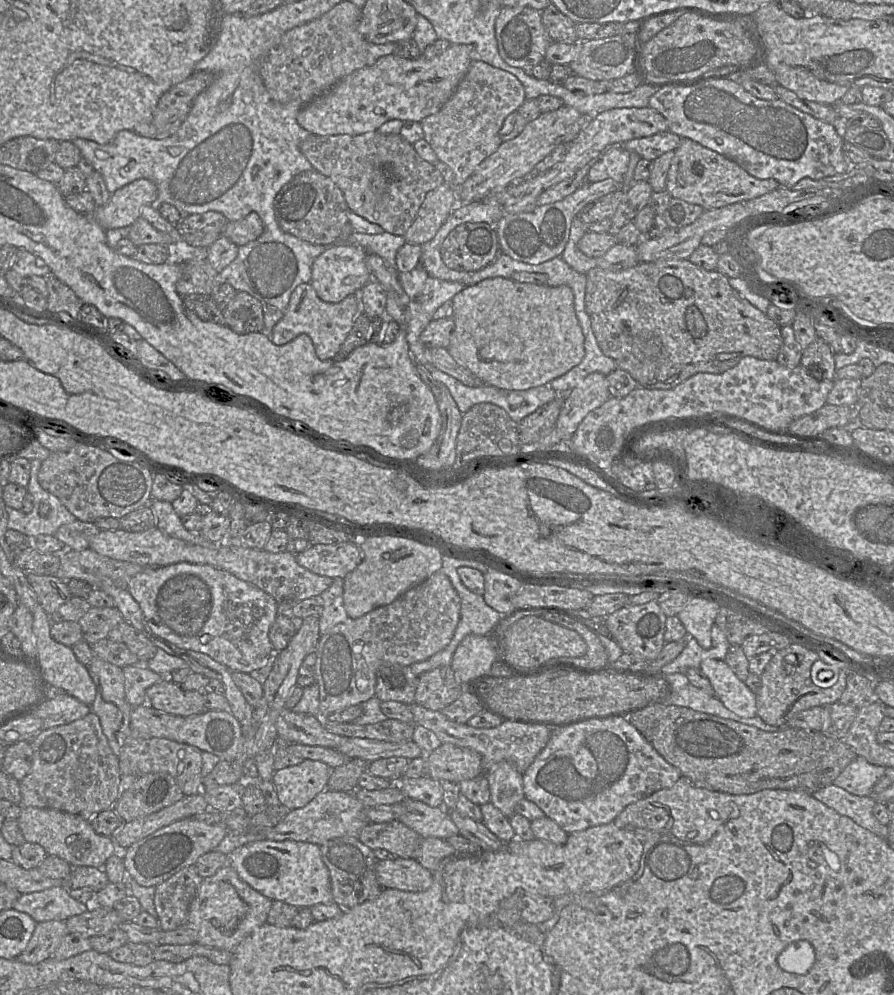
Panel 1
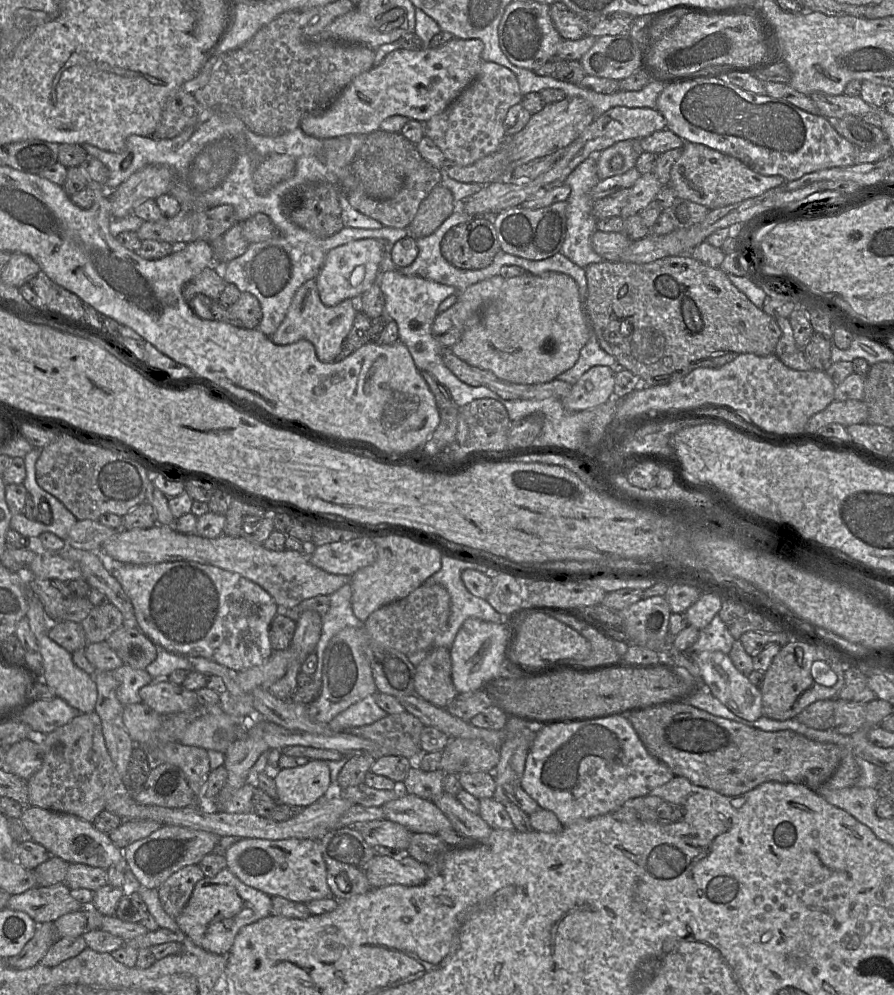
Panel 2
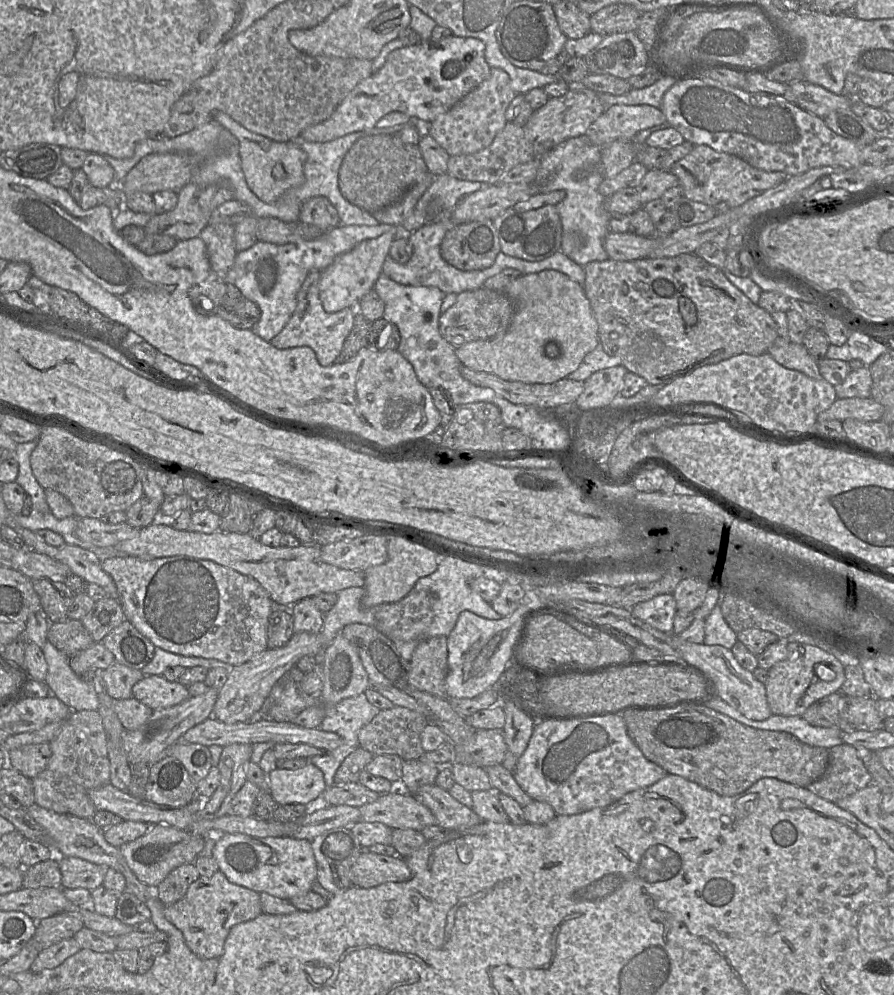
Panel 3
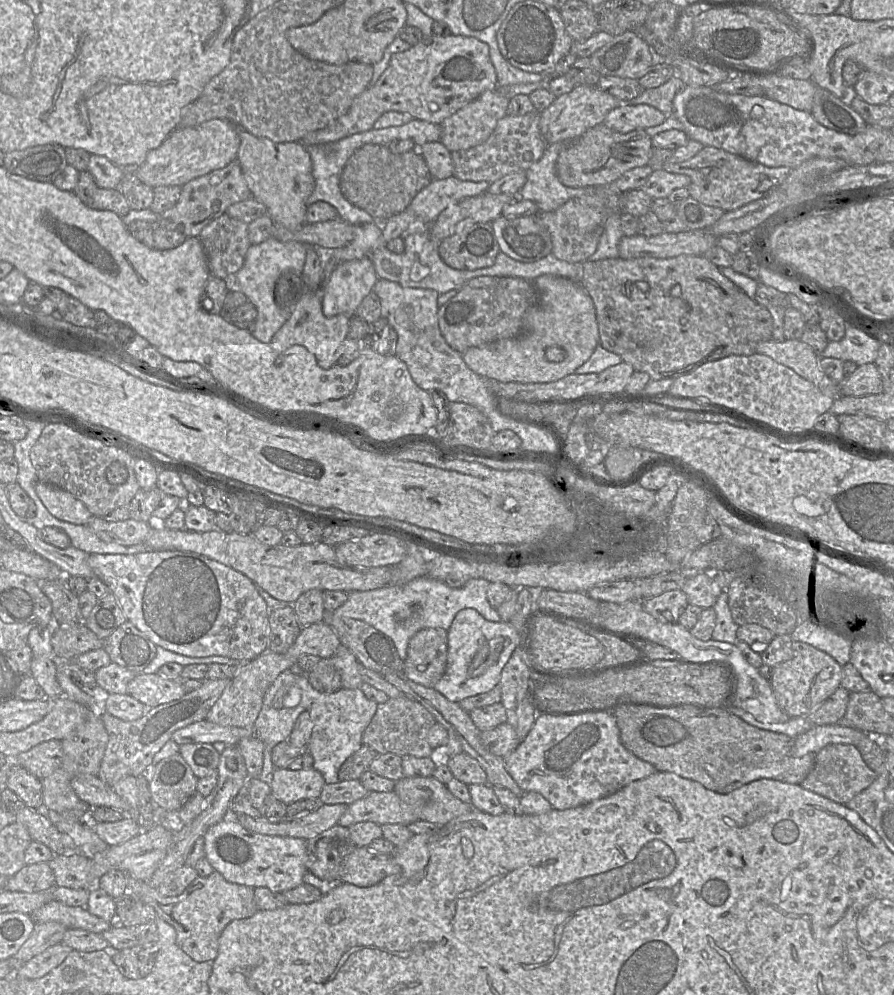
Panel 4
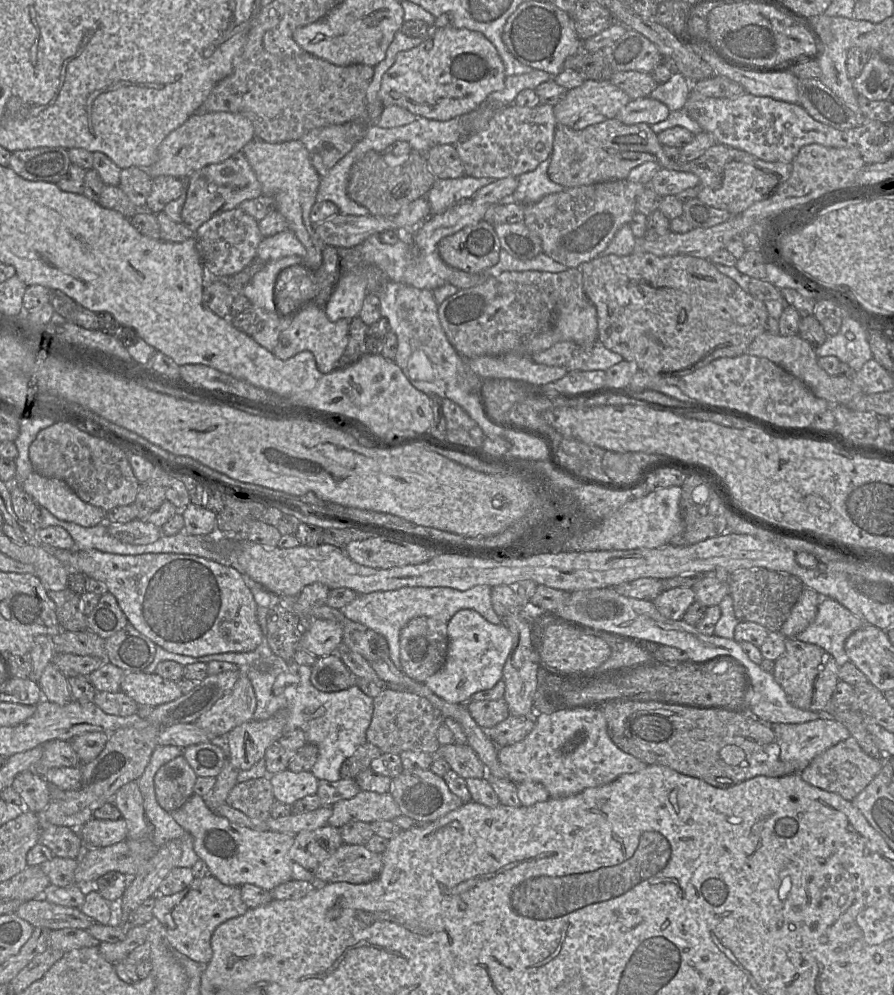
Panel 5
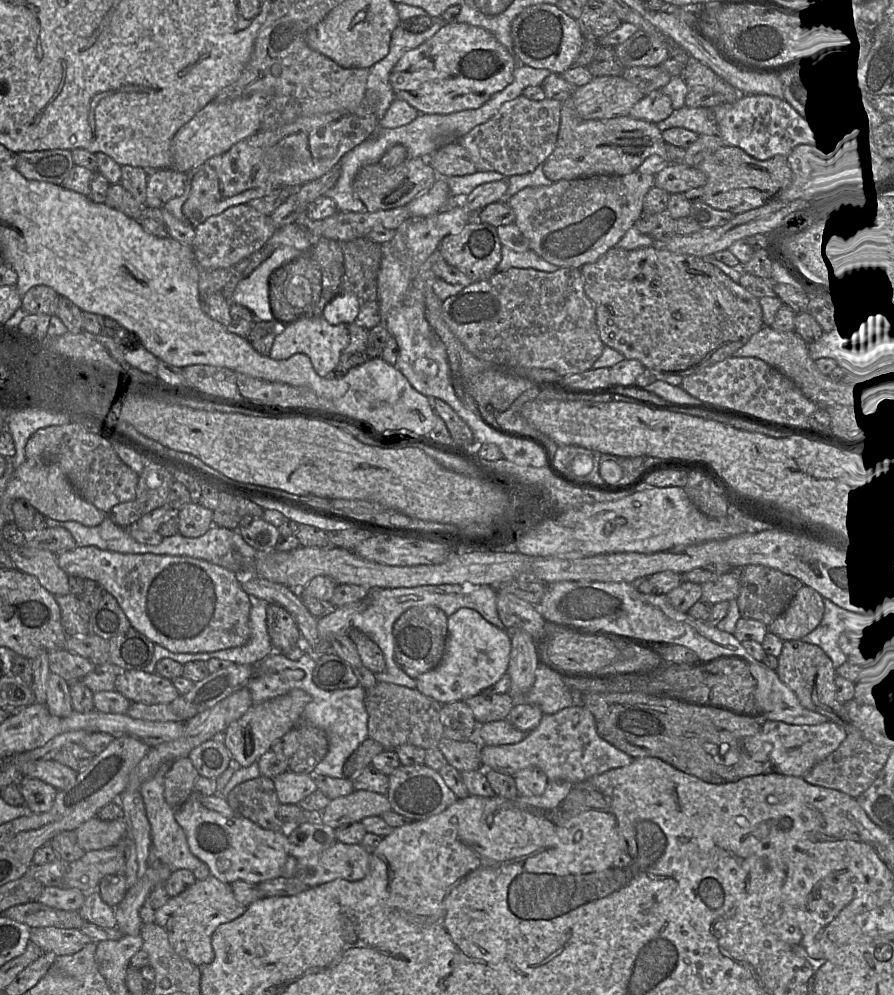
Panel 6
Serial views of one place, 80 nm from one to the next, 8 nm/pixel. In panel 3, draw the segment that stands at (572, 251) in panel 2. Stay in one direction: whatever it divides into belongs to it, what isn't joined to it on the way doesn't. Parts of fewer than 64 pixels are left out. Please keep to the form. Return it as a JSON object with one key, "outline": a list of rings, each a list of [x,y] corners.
{"outline":[[[585,134],[558,144],[539,158],[534,183],[539,185],[541,194],[565,191],[564,200],[555,205],[563,232],[578,232],[584,239],[581,248],[566,256],[582,267],[590,262],[603,262],[609,259],[604,249],[604,240],[609,233],[608,223],[611,215],[605,208],[606,198],[599,192],[599,186],[605,179],[601,148],[594,145]]]}

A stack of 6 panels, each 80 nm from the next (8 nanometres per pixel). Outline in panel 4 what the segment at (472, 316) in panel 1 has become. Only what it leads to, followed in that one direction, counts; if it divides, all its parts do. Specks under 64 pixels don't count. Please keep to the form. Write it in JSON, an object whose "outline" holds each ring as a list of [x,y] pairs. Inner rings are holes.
{"outline":[[[545,274],[532,280],[539,299],[524,318],[524,330],[517,337],[502,339],[479,347],[467,349],[462,358],[466,365],[477,375],[501,383],[550,383],[558,381],[584,364],[600,344],[596,310],[592,298],[586,292],[581,283],[559,275]],[[549,348],[561,348],[565,352],[565,358],[561,362],[549,362],[546,359],[546,351]]]}

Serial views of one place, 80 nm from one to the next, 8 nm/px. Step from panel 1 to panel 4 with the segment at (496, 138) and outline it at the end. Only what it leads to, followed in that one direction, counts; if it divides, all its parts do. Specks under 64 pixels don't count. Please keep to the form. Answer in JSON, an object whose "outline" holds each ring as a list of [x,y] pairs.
{"outline":[[[497,89],[484,91],[453,115],[443,120],[440,142],[451,153],[458,150],[467,150],[484,143],[494,131],[497,122],[507,114],[509,100]]]}

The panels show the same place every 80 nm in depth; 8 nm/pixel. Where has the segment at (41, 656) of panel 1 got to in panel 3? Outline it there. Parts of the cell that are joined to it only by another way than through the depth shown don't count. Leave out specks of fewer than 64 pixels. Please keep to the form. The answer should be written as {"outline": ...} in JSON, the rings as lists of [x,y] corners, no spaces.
{"outline":[[[49,641],[42,647],[48,665],[46,685],[53,694],[72,711],[98,710],[99,694],[104,692],[100,672],[96,676],[96,689],[92,681],[85,681],[70,667],[70,658]]]}

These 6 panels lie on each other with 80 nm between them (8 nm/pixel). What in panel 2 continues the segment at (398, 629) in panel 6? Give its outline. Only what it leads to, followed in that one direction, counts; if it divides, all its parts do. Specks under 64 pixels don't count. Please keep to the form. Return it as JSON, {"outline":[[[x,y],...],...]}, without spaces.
{"outline":[[[443,647],[429,649],[428,655],[416,667],[415,693],[439,708],[445,708],[458,695],[452,683],[450,649]]]}

